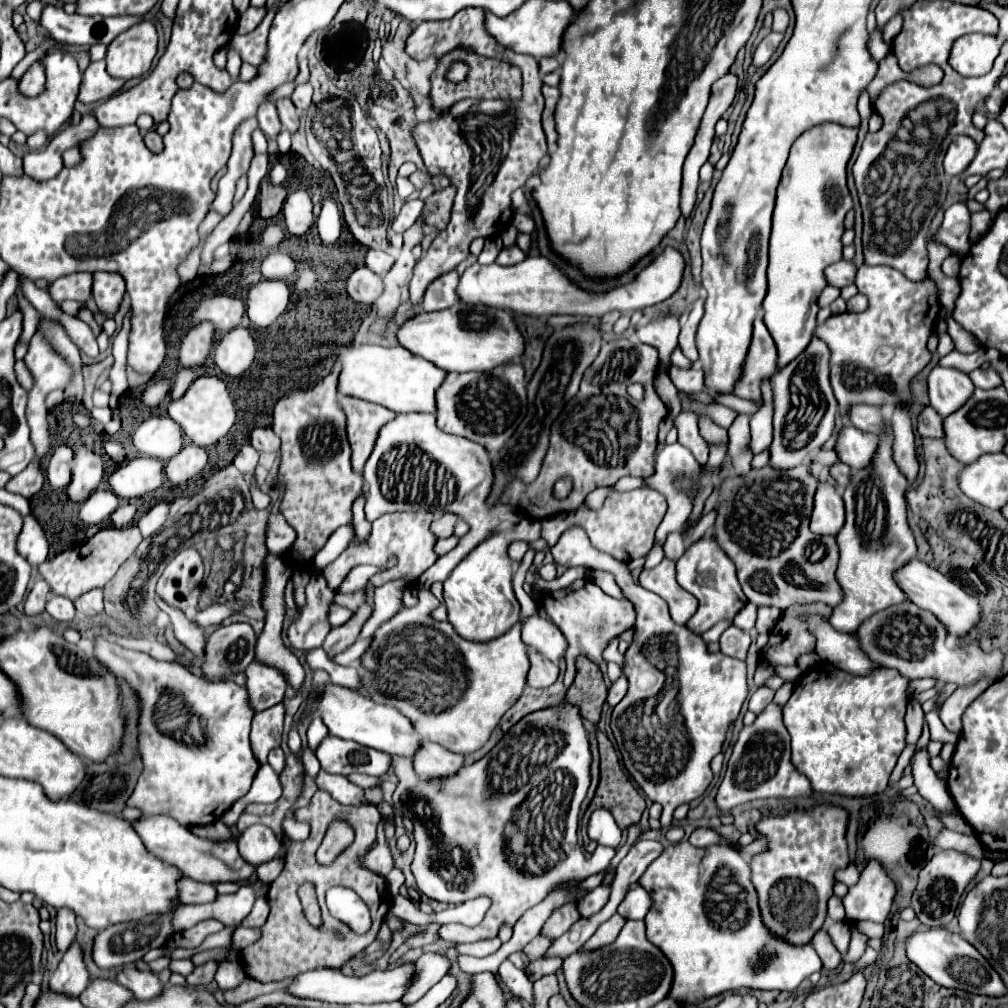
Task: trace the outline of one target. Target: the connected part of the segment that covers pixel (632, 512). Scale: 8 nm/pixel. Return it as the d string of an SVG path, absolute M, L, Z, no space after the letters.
M636 489L636 491L628 491L628 493L612 491L600 511L588 511L586 505L582 505L578 511L560 513L560 515L544 519L542 521L544 523L544 539L552 547L558 541L558 537L564 533L564 529L568 529L574 523L580 523L586 527L592 547L612 555L614 559L628 563L628 557L638 559L638 557L644 557L652 549L656 529L658 529L665 513L666 499L658 491L652 491L652 489Z

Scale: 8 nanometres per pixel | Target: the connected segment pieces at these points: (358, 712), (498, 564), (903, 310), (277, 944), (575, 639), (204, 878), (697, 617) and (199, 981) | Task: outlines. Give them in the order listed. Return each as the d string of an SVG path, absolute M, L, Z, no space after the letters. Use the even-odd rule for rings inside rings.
M334 683L326 685L316 713L324 719L326 727L330 729L330 735L346 739L346 741L362 743L364 747L372 747L372 749L384 751L388 755L414 759L414 753L424 743L420 733L414 729L412 721L408 717L404 717L396 707L376 703L376 701L372 701L372 697L362 695L360 691L352 691L352 689L334 685Z
M522 519L518 525L502 529L488 539L484 539L476 549L472 549L460 567L452 571L452 575L444 581L444 605L448 609L448 621L456 629L456 633L468 641L486 643L504 635L518 623L520 619L520 605L516 601L512 589L512 575L514 563L508 559L506 547L512 541L530 541L542 537L542 523L532 519Z
M862 265L856 275L856 287L860 293L868 297L868 309L862 313L840 313L832 315L826 323L816 327L816 335L824 339L832 351L830 357L830 383L834 395L840 403L840 415L844 425L850 425L848 411L854 405L904 405L910 407L914 403L910 381L930 363L932 353L928 351L928 337L938 321L940 315L940 301L938 301L938 285L928 275L922 281L910 281L900 271L886 267L886 265Z
M318 789L314 793L314 797L312 797L312 803L308 807L298 809L296 817L300 821L308 821L312 825L312 835L304 843L296 843L296 841L290 843L288 855L286 855L286 867L280 873L280 877L272 881L272 885L268 889L270 915L268 915L268 921L262 927L262 937L260 937L258 943L246 947L240 953L240 957L242 957L244 965L246 965L246 973L250 977L254 977L256 981L262 981L262 983L266 983L266 981L282 981L286 977L292 977L296 973L304 973L304 971L316 969L316 967L344 967L356 953L364 951L376 939L378 929L384 923L384 917L386 917L386 913L390 909L390 903L388 903L390 895L388 895L388 889L386 889L386 879L372 873L370 869L366 869L362 865L362 861L360 861L360 857L366 855L372 849L374 841L376 841L376 827L378 827L378 821L382 817L380 811L376 809L376 805L366 803L366 805L360 805L360 807L354 807L354 805L346 807L346 805L336 803L328 793ZM334 817L342 817L342 819L350 821L354 825L354 829L356 829L356 839L332 865L324 867L324 865L318 865L314 855L316 855L318 845L324 839L328 823ZM306 881L310 881L316 887L318 903L320 903L320 909L322 909L322 925L320 927L310 925L306 921L304 913L300 911L300 899L298 899L296 891ZM332 885L352 887L366 901L366 905L370 907L370 915L372 915L370 931L366 931L364 935L358 935L348 925L336 925L336 919L330 913L326 913L324 893ZM332 929L340 931L342 939L334 939Z
M576 579L570 587L546 593L542 597L542 609L546 615L558 625L558 629L568 639L566 651L566 675L564 686L566 689L572 685L576 677L576 657L588 657L594 663L602 663L604 649L610 645L614 637L620 637L626 629L632 629L636 623L636 609L626 599L614 599L606 595L592 579Z
M146 815L134 823L134 829L144 841L144 845L148 847L148 851L152 851L152 855L156 855L166 863L176 865L190 879L202 883L226 883L226 881L244 883L256 873L256 867L244 861L242 855L238 853L238 845L236 845L238 837L230 837L222 841L204 839L194 835L190 829L182 827L176 819L166 815Z
M712 533L704 535L700 541L692 543L684 551L684 555L676 563L676 579L688 593L692 593L700 601L698 611L686 623L686 627L696 635L702 635L704 631L714 627L718 621L732 621L738 615L738 611L748 603L748 599L738 583L736 567L734 567L732 559L728 559L726 551L716 543L716 537Z
M208 961L208 963L196 967L196 969L192 971L192 975L188 975L186 979L188 979L188 983L190 983L192 987L200 987L200 985L208 985L208 983L214 979L214 973L216 973L216 963Z

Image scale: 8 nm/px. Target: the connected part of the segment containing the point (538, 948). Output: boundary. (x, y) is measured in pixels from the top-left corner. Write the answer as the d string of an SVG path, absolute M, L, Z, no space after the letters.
M542 935L536 936L526 947L523 951L528 955L530 960L536 960L541 958L550 945L553 943L553 939L548 939L548 937L544 937Z

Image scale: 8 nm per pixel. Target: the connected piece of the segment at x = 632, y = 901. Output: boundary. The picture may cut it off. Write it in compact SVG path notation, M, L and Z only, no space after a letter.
M636 887L636 889L628 891L624 901L618 905L618 913L624 919L628 919L628 917L630 919L644 919L648 913L648 907L650 907L650 895L642 887Z

